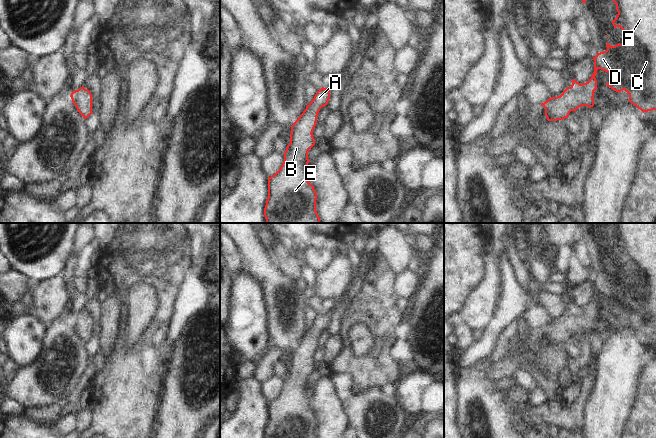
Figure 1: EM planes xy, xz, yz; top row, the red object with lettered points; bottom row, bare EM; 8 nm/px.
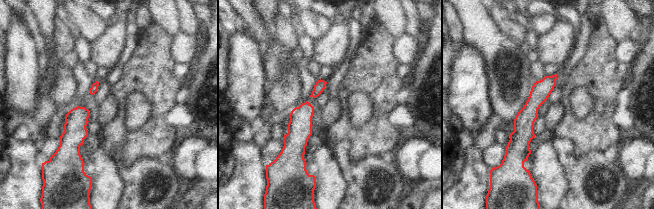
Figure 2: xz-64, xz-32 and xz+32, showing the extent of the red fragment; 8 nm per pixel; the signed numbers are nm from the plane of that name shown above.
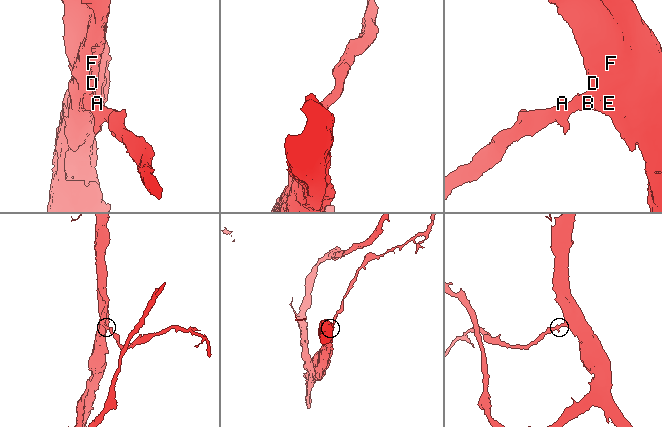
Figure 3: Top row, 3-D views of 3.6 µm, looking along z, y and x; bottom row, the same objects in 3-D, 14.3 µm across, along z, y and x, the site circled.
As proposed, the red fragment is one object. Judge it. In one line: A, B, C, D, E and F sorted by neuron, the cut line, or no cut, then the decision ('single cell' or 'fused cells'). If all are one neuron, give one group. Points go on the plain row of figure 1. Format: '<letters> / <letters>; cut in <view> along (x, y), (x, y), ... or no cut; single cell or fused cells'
A B C D E F; no cut; single cell

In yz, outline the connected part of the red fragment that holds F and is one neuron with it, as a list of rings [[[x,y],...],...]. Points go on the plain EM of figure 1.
[[[612,223],[616,228],[618,236],[616,242],[612,245],[614,252],[620,251],[624,255],[627,263],[625,268],[618,267],[615,270],[606,268],[607,274],[597,277],[594,284],[594,296],[588,306],[580,308],[573,303],[572,309],[567,311],[560,320],[551,321],[541,328],[545,332],[545,340],[548,345],[557,345],[568,342],[571,335],[575,335],[581,330],[589,332],[594,330],[594,316],[597,313],[597,304],[595,302],[597,294],[601,293],[609,298],[608,311],[616,316],[625,314],[629,318],[629,326],[640,333],[643,337],[656,334],[656,223]]]

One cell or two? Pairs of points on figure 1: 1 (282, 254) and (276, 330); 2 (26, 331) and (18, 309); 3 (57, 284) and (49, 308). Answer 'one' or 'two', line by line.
1: two
2: two
3: one

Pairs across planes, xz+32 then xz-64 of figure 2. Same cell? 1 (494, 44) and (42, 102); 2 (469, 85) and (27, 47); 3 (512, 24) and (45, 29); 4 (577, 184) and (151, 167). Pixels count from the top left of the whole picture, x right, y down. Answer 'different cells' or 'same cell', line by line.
1: different cells
2: same cell
3: different cells
4: same cell

